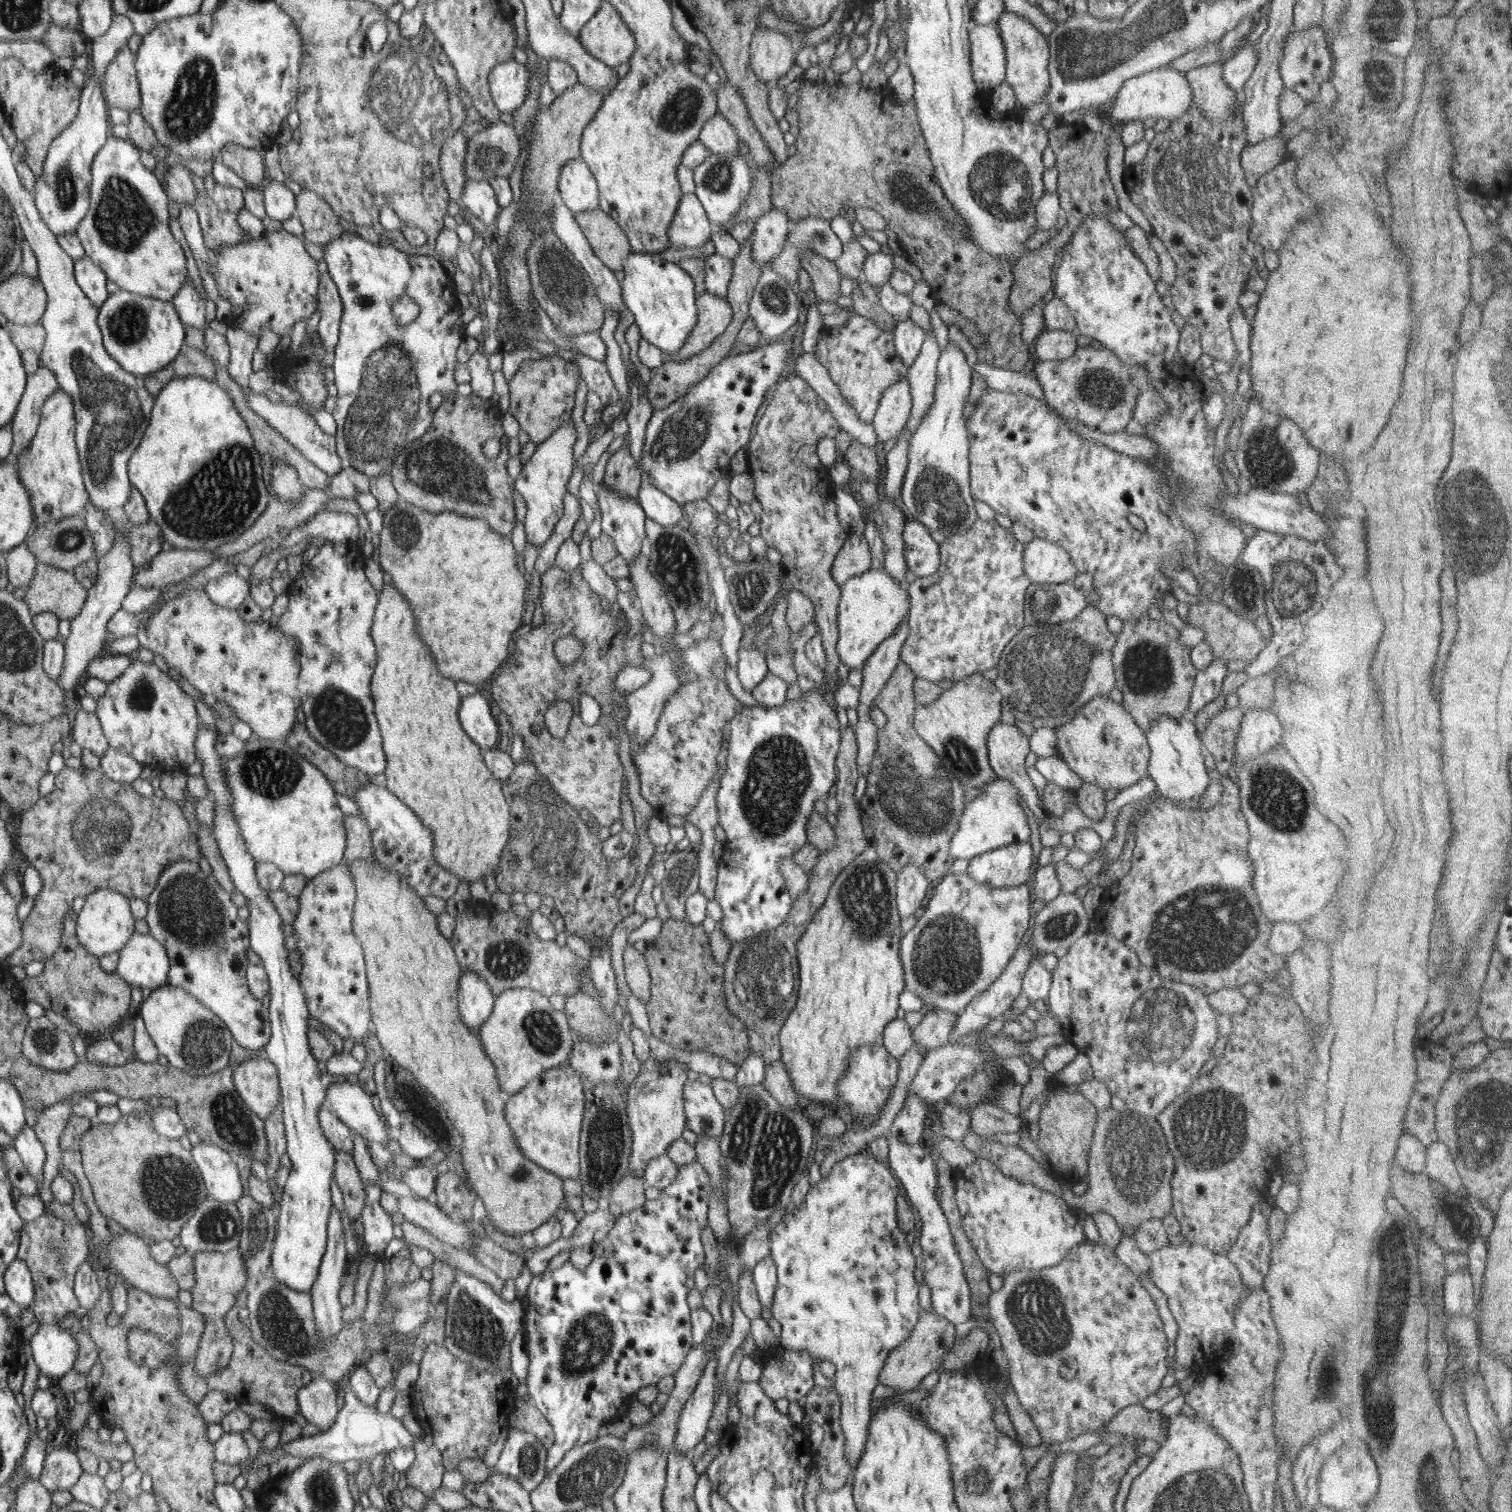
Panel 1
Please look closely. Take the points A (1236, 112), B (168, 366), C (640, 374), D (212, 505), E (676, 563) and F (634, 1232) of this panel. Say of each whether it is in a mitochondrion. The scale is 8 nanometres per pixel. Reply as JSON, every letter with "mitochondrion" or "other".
{"A":"other","B":"other","C":"other","D":"mitochondrion","E":"mitochondrion","F":"other"}

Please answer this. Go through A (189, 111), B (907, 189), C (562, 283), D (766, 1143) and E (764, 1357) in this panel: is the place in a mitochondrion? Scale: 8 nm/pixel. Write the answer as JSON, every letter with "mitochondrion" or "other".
{"A":"mitochondrion","B":"mitochondrion","C":"mitochondrion","D":"mitochondrion","E":"other"}

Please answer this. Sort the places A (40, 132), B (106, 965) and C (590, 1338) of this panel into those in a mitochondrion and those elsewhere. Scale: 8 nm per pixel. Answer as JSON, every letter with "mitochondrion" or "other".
{"A":"other","B":"other","C":"mitochondrion"}

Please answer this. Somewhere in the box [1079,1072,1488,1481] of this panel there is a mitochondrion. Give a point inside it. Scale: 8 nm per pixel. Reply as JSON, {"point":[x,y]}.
{"point":[1207,1142]}

